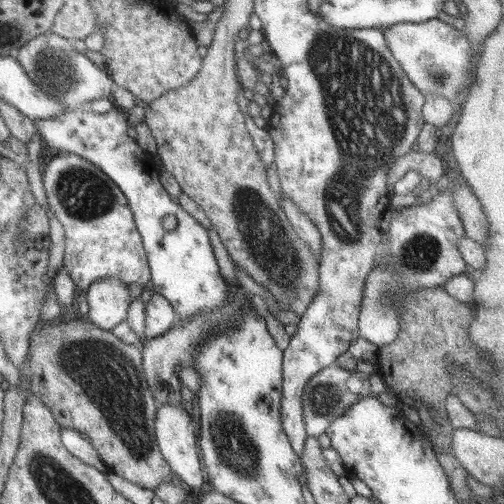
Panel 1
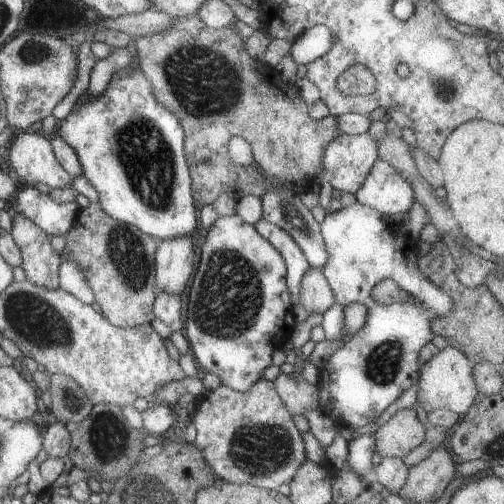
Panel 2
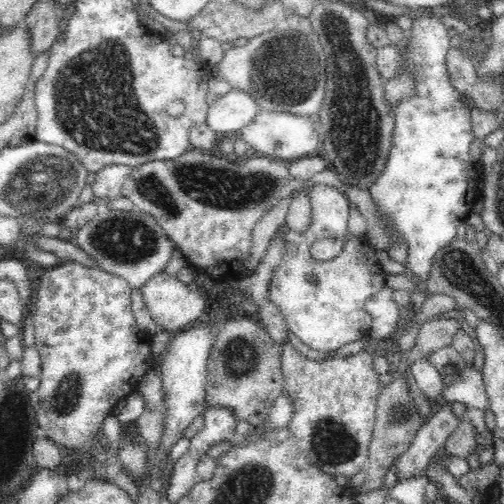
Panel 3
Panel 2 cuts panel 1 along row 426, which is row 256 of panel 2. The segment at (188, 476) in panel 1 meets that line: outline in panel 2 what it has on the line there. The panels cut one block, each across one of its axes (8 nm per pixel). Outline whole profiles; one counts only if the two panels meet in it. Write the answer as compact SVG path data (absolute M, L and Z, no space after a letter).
M191 236L159 242L155 250L155 282L159 292L181 296L187 280L195 274L195 252Z

